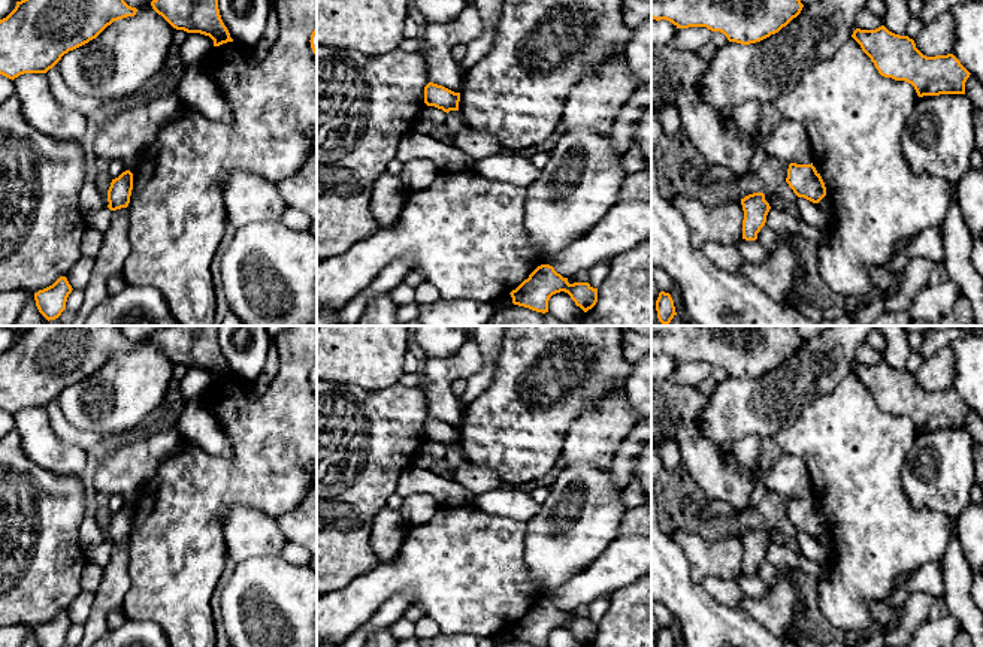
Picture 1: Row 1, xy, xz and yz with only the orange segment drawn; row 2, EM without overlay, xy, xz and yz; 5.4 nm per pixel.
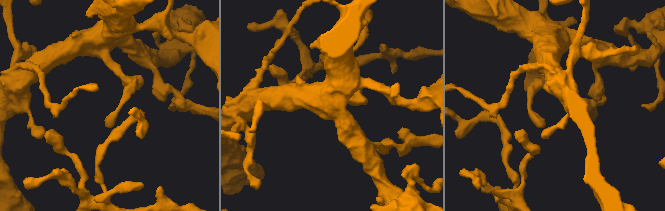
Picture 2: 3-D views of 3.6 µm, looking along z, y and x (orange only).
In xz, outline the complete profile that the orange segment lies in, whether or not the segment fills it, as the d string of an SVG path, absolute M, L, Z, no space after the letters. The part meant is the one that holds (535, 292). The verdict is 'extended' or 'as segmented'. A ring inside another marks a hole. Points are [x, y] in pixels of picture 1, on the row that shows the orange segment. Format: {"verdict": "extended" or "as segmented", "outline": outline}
{"verdict": "as segmented", "outline": "M550 264L538 266L509 294L514 305L545 314L548 312L550 297L560 291L568 293L584 312L592 309L598 302L598 288L593 288L589 282L569 284L568 278L557 273Z"}

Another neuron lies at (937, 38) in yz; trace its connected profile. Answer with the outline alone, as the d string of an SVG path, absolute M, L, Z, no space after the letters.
M943 12L932 22L923 24L914 39L916 48L926 57L947 55L953 52L955 28L950 12Z

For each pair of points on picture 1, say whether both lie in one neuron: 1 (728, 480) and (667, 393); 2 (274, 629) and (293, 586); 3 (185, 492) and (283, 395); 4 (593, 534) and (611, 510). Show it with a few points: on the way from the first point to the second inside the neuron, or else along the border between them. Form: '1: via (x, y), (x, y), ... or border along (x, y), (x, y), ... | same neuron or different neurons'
1: via (707, 459), (690, 443), (684, 426), (675, 414) | same neuron
2: via (284, 619), (293, 610), (293, 596) | same neuron
3: via (215, 483), (275, 425) | same neuron
4: via (593, 528), (605, 516) | same neuron

